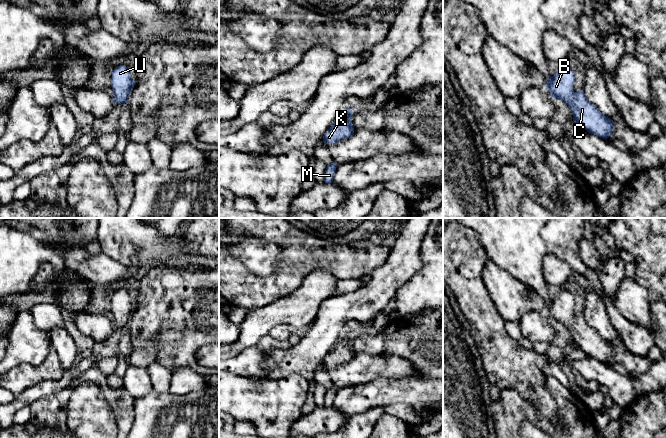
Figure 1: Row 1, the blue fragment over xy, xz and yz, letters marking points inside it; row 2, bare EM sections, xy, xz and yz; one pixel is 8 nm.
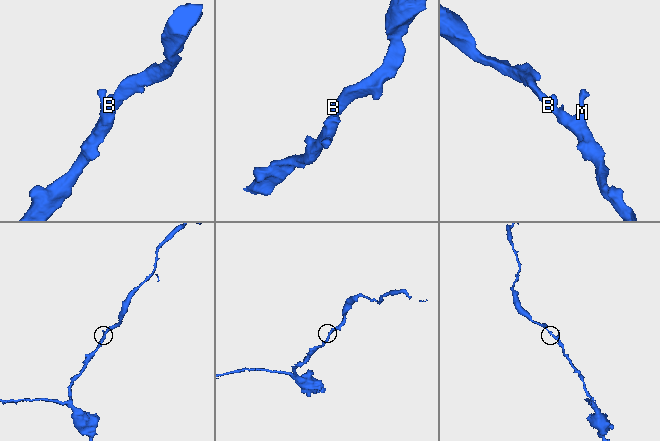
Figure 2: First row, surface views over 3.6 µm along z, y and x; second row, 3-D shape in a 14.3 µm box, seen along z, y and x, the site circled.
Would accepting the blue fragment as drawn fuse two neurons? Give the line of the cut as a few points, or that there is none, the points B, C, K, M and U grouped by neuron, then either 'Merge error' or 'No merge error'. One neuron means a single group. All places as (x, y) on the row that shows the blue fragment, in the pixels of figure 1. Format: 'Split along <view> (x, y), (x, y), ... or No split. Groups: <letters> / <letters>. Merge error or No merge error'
No split. Groups: B C K M U. No merge error

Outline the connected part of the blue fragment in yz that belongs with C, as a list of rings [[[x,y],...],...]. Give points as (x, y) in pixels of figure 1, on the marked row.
[[[561,66],[552,77],[547,78],[545,89],[555,100],[562,100],[568,105],[575,124],[582,125],[589,133],[606,140],[612,134],[614,121],[590,103],[583,90],[575,92],[574,82],[572,69]]]

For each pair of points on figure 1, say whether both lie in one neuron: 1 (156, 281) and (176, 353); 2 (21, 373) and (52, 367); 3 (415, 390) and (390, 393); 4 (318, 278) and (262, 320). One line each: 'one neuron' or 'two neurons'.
1: one neuron
2: one neuron
3: one neuron
4: one neuron

